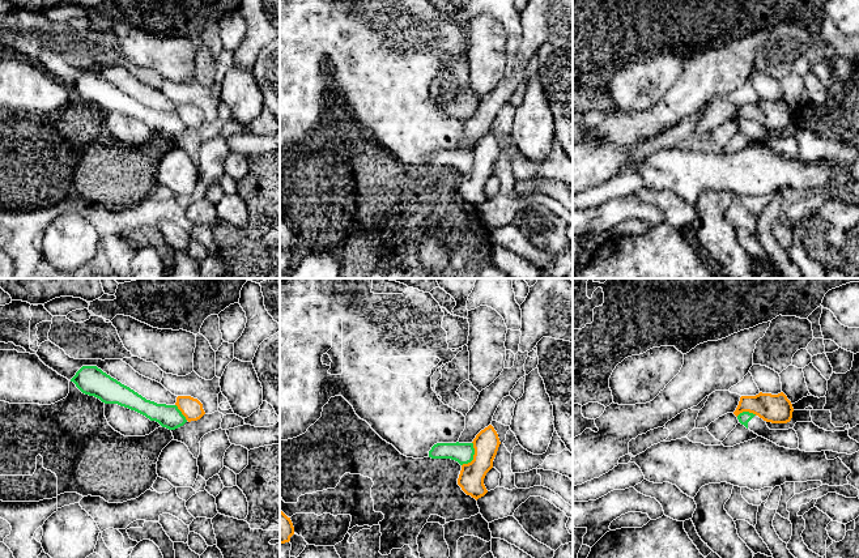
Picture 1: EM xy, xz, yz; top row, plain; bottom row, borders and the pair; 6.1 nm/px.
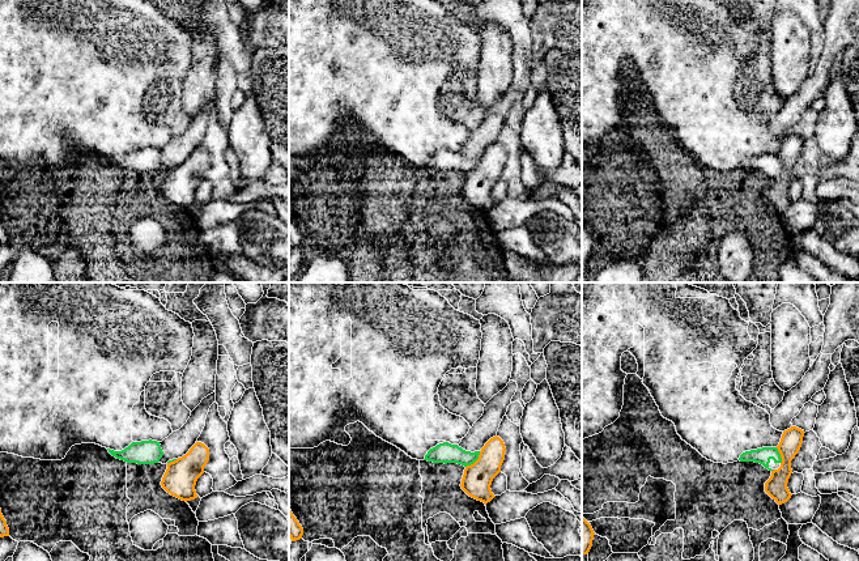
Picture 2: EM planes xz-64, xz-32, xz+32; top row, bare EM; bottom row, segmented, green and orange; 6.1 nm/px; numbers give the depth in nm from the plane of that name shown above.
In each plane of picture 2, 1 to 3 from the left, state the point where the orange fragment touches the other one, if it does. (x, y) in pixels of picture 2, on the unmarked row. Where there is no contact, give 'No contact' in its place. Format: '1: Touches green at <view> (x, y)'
1: Touches green at xz-64 (171, 168)
2: Touches green at xz-32 (475, 168)
3: Touches green at xz+32 (779, 162)

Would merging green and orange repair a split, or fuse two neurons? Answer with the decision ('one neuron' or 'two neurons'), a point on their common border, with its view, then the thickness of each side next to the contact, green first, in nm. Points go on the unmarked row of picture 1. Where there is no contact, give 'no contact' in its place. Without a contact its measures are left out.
two neurons; contact xz (472, 164); calibres 130 and 160 nm

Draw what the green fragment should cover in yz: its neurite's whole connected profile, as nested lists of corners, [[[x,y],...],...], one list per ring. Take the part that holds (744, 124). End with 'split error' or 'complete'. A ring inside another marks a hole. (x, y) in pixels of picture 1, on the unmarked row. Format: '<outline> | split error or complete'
[[[749,119],[740,120],[737,127],[741,132],[744,132],[758,144],[762,144],[779,154],[790,157],[796,157],[799,154],[799,145],[794,136],[770,137],[766,132],[766,128]]] | split error

